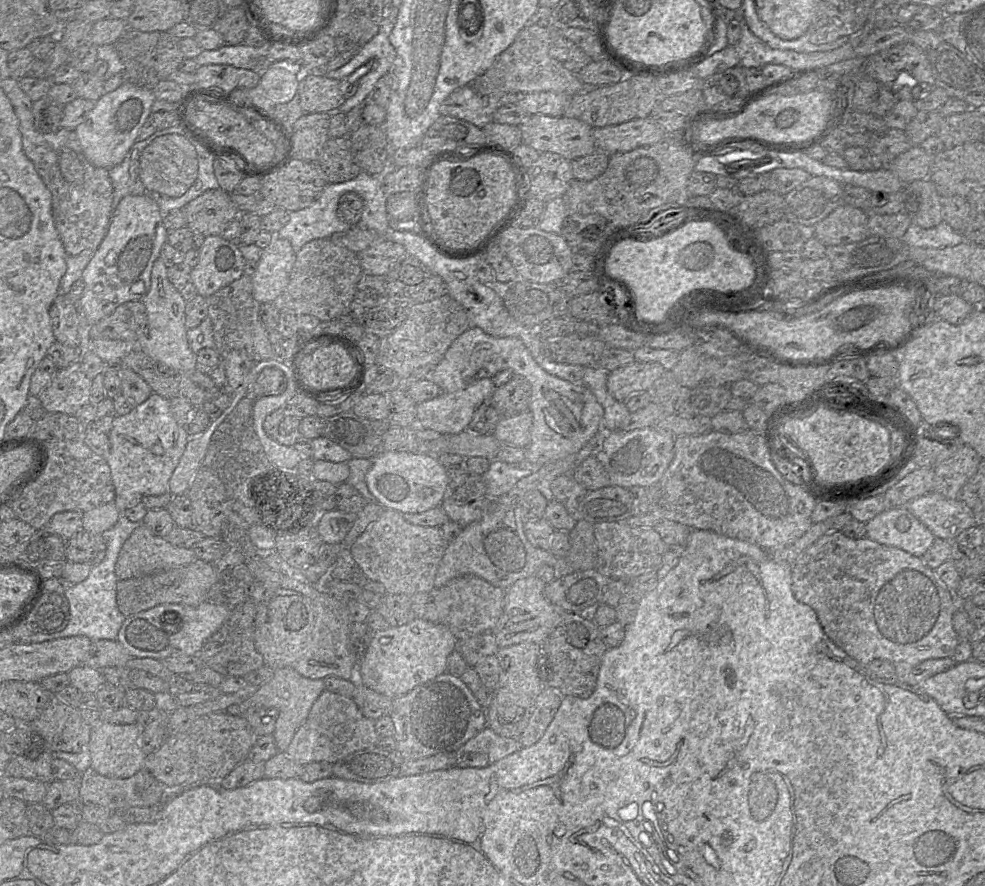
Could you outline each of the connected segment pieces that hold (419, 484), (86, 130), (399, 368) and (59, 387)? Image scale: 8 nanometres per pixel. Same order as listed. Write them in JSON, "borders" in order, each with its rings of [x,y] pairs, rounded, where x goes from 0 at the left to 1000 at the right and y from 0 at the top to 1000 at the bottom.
{"borders":[[[[431,508],[385,510],[372,534],[373,550],[383,568],[407,579],[430,578],[448,570],[453,562],[455,537],[443,514]]],[[[127,94],[114,104],[106,105],[96,114],[86,135],[74,147],[87,179],[95,187],[108,191],[123,184],[140,158],[141,149],[150,134],[157,114],[154,100],[134,94]]],[[[456,332],[420,342],[409,363],[396,377],[385,380],[381,410],[398,418],[409,430],[416,429],[422,416],[447,409],[460,385],[476,369],[472,349]]],[[[81,410],[58,416],[52,431],[40,445],[47,465],[76,468],[92,453],[93,428],[88,426]]]]}

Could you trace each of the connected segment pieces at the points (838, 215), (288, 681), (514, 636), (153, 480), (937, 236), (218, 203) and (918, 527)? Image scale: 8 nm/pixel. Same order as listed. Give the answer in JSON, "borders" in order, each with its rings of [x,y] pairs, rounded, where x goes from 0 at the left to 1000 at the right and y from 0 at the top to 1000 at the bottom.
{"borders":[[[[854,231],[826,255],[826,266],[839,278],[873,273],[883,266],[881,239]]],[[[284,754],[278,756],[277,763],[253,789],[254,798],[270,798],[282,801],[282,809],[279,817],[277,832],[283,849],[289,849],[294,841],[301,825],[311,814],[315,801],[330,779],[328,766],[315,766],[309,764],[296,754]]],[[[543,649],[525,655],[514,666],[511,692],[499,712],[507,731],[532,725],[550,727],[569,703],[573,690],[553,675],[553,661]]],[[[154,444],[131,466],[118,468],[110,489],[112,510],[108,520],[117,551],[117,569],[125,579],[149,560],[172,555],[172,543],[193,495],[188,482],[179,474],[173,451]]],[[[959,249],[945,257],[936,257],[926,251],[916,271],[922,279],[937,280],[968,279],[980,272],[979,265],[970,261]]],[[[221,212],[210,214],[187,234],[189,253],[205,265],[224,265],[231,253],[243,245],[234,219]]],[[[918,571],[904,572],[879,589],[879,606],[936,629],[950,605]]]]}

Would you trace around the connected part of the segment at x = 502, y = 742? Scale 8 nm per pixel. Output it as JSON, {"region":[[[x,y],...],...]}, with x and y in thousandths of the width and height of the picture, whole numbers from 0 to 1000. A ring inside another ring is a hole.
{"region":[[[492,822],[462,849],[463,866],[492,867],[528,847],[525,832],[511,832]]]}

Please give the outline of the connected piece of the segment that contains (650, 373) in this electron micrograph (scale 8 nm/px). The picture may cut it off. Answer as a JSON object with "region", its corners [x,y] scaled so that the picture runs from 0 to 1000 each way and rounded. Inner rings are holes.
{"region":[[[644,407],[620,419],[616,428],[618,444],[635,454],[643,445],[660,440],[676,416],[668,409]]]}

